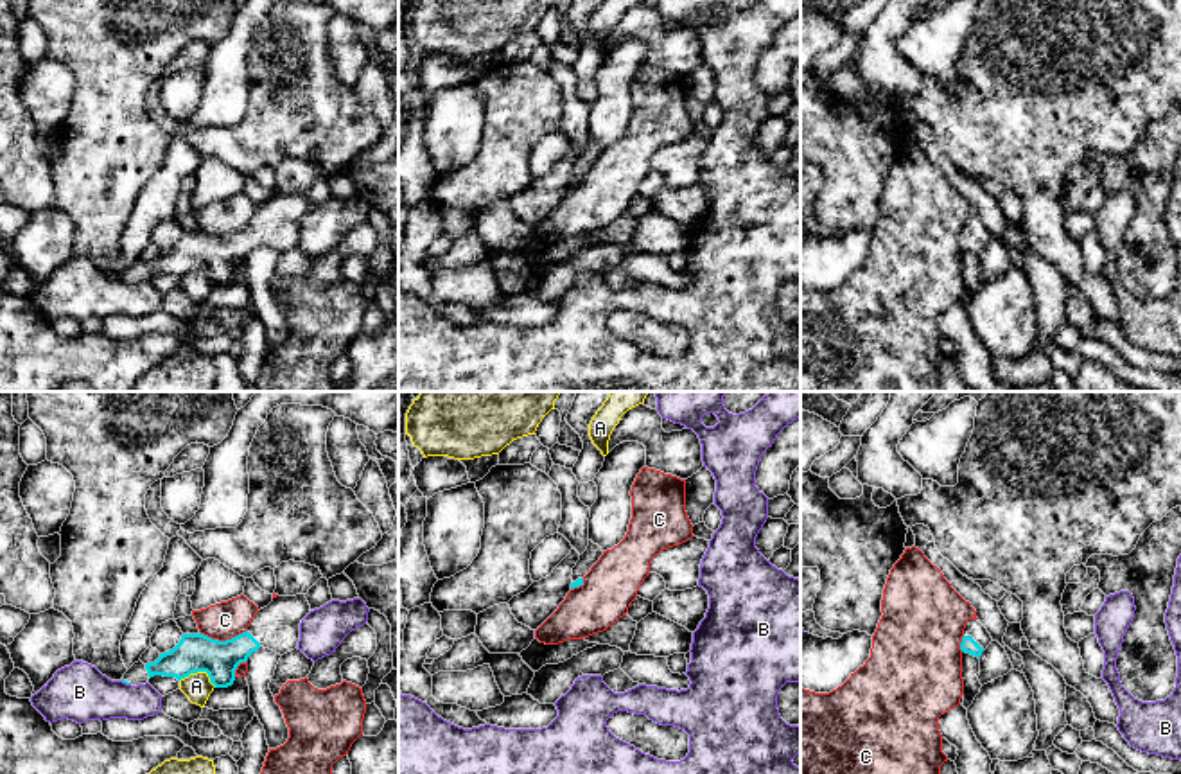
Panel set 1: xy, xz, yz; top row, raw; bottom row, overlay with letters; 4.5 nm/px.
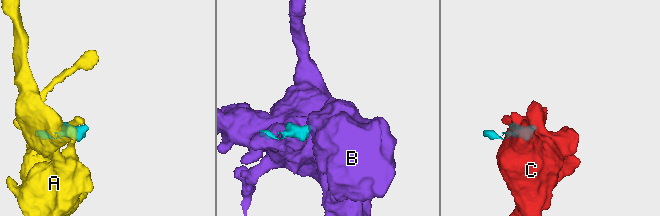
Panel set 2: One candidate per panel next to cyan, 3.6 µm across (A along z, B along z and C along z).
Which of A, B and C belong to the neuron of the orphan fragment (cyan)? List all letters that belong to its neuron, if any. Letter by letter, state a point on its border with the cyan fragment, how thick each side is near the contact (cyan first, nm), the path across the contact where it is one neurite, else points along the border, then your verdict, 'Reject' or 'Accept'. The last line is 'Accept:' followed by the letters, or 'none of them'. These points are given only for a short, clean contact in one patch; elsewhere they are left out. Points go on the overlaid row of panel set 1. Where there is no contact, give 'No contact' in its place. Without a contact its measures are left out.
A: Touches cyan at xy (200, 670). Thickness 180 nm (cyan) against 120 nm. Boundary: xy (180, 679), (205, 672), (216, 686). Reject
B: Touches cyan at xy (126, 683). Thickness 20 nm (cyan) against 260 nm. Reject
C: Touches cyan at xy (223, 642). Thickness 180 nm (cyan) against 170 nm. Reject
Accept: none of them

